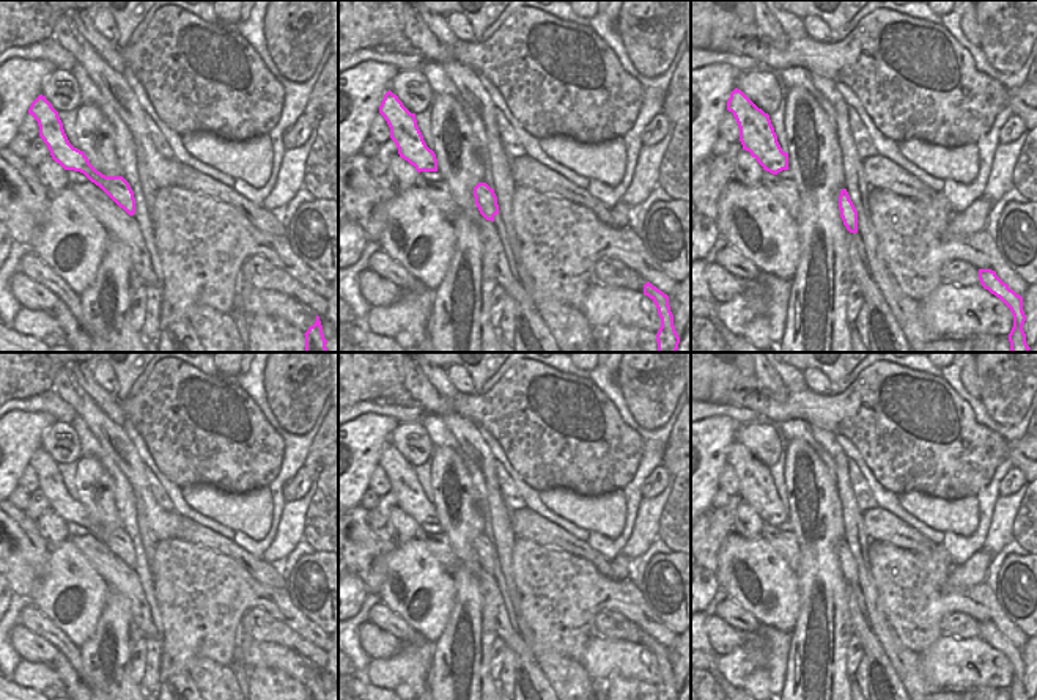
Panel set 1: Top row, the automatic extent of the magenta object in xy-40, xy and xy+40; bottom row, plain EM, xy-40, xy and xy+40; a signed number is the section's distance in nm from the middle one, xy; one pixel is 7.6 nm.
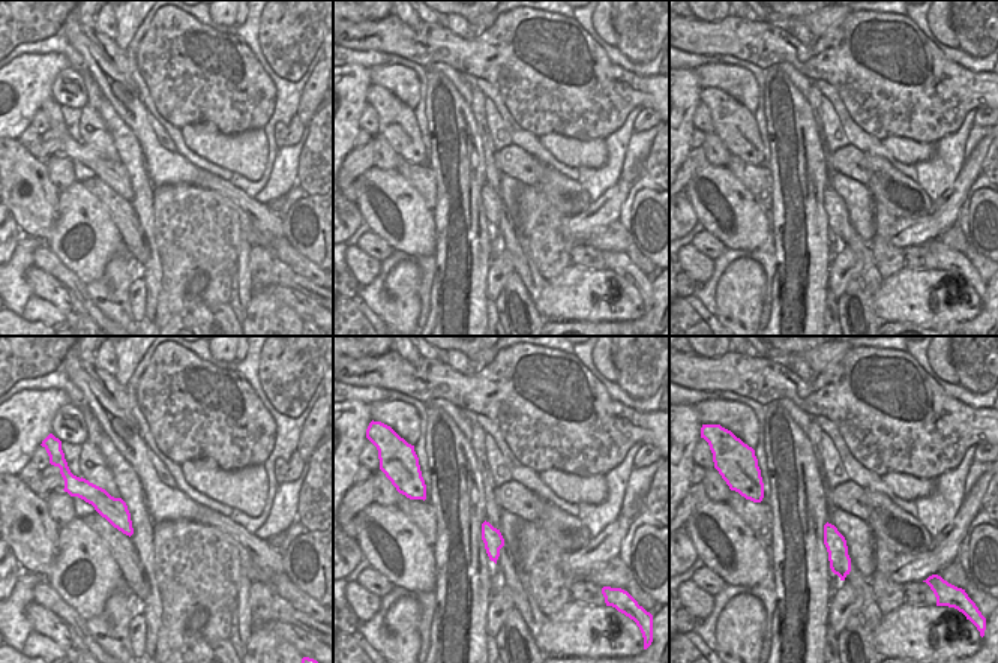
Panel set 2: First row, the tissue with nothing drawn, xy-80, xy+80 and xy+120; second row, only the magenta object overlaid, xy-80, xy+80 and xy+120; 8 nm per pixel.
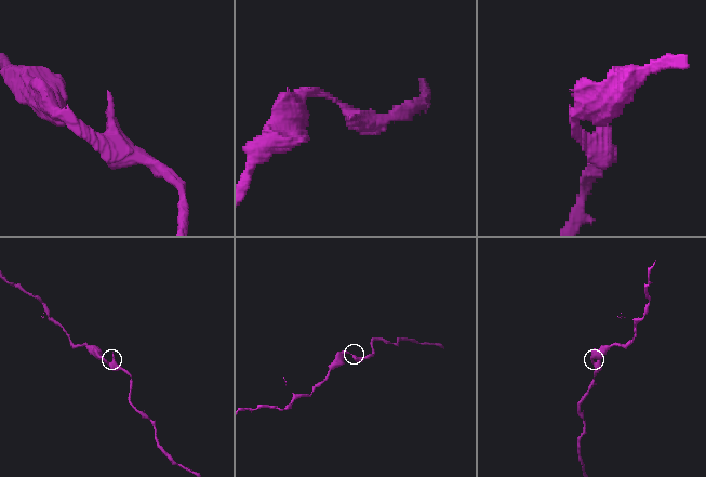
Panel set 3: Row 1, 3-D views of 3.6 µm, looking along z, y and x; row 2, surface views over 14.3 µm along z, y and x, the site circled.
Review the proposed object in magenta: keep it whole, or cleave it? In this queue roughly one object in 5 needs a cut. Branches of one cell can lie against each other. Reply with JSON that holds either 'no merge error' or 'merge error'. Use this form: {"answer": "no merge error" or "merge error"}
{"answer": "no merge error"}

